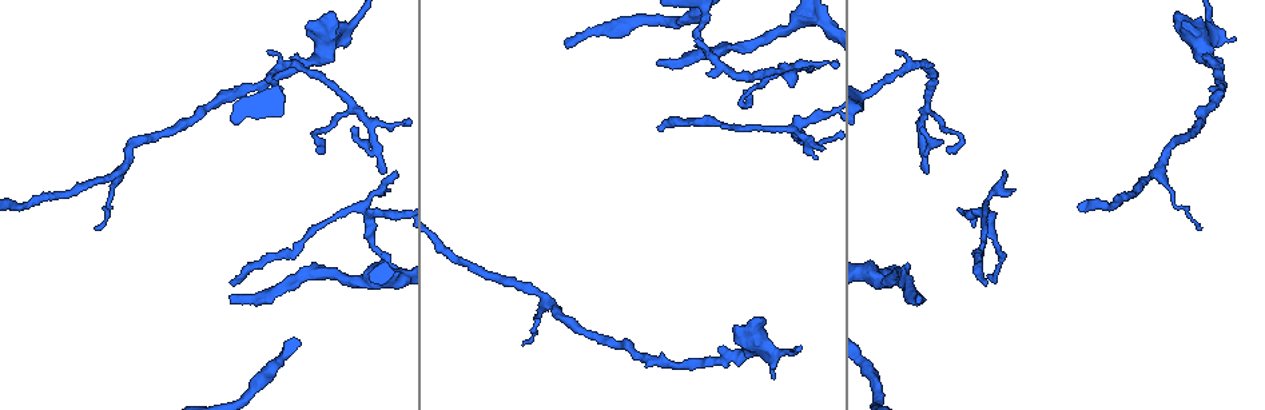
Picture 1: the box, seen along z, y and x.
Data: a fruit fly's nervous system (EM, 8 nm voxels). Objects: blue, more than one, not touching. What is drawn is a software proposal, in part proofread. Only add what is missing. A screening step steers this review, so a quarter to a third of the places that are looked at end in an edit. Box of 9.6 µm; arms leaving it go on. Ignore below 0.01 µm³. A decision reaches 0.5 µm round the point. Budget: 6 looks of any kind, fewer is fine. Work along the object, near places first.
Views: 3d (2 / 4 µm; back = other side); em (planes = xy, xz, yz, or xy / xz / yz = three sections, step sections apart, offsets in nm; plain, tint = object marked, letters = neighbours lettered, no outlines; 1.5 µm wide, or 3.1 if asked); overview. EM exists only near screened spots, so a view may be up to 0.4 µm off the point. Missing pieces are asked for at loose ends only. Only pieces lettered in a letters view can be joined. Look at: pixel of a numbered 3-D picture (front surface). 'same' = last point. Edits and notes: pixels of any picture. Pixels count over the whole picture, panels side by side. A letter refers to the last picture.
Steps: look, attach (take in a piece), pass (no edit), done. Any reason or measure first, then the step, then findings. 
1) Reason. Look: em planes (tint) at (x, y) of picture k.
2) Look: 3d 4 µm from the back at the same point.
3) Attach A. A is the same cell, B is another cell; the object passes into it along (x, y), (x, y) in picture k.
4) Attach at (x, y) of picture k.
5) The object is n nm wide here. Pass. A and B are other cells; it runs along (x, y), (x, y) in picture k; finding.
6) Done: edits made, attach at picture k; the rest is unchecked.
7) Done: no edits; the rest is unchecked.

An open end. Look: 3d 2 µm at (231, 285) of picture 1.

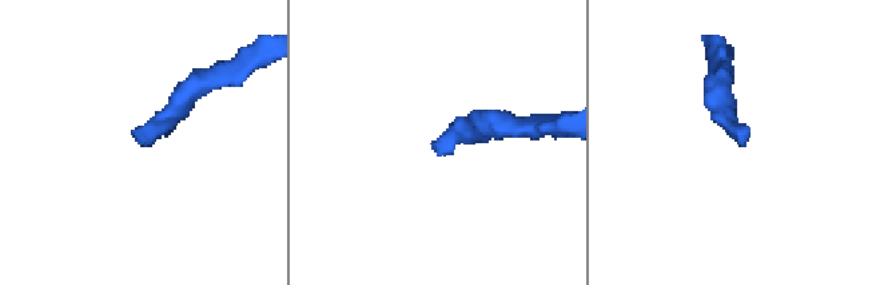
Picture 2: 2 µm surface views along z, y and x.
Now the EM. Look: em planes (tint) at (449, 145) of picture 2.

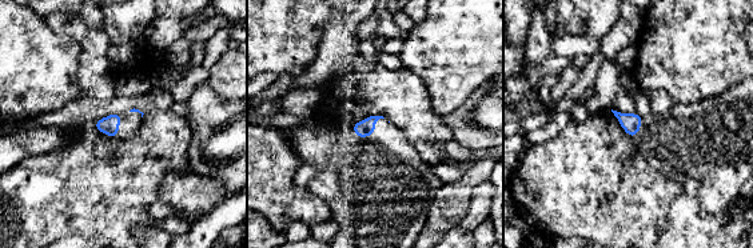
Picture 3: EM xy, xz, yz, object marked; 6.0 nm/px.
Look: em planes (letters) at the same point.

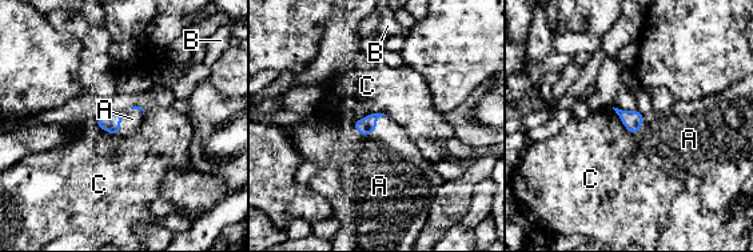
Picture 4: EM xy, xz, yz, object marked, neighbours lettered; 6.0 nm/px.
The longest contact is with C, 220 nm. Attach A. A is the same cell, B and C are other cells; the object passes into it along (366, 126), (370, 132), (381, 172) in picture 4; it goes on there.

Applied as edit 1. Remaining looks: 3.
Look: overview.

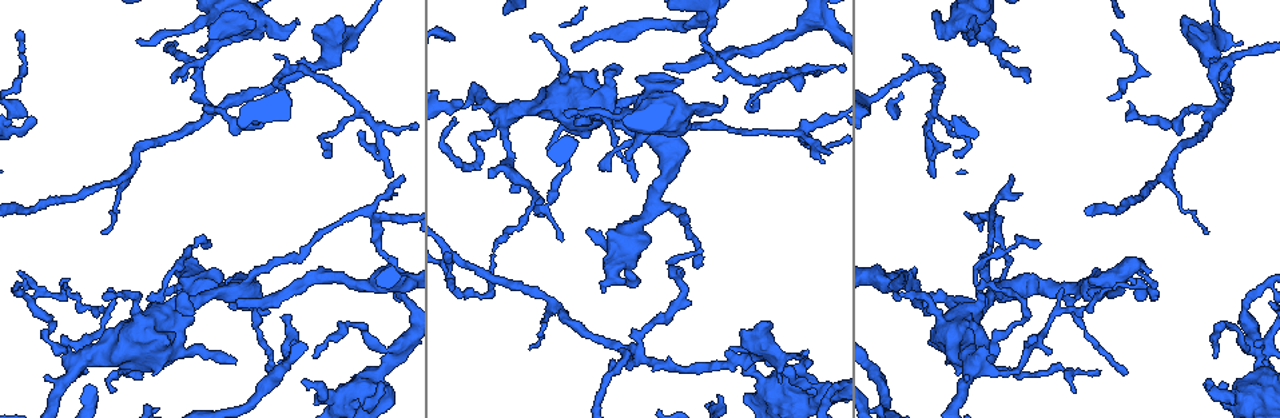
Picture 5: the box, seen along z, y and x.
Branch stops here. Look: em xy step 8 (letters) at (1243, 43) of picture 5.

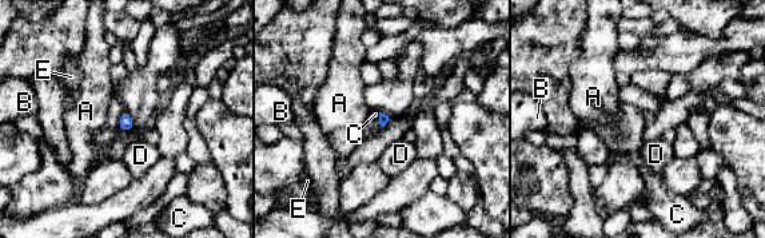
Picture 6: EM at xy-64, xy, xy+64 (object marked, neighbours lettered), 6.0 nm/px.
Look: em planes (letters) at the same point.

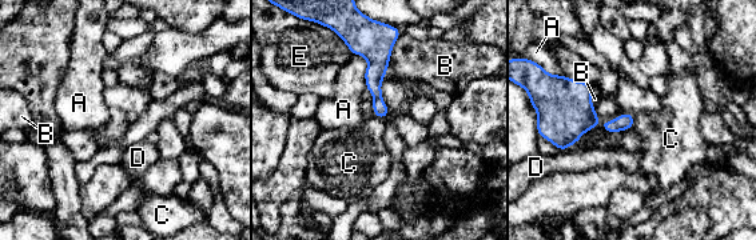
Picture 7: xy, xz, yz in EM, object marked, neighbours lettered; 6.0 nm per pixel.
Pass. A, B, C, D and E are other cells; it runs along (351, 46), (374, 60), (382, 114) in picture 7; no lettered piece goes on from it.

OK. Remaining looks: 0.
Done: edits made, attach at picture 4; the rest is unchecked.

